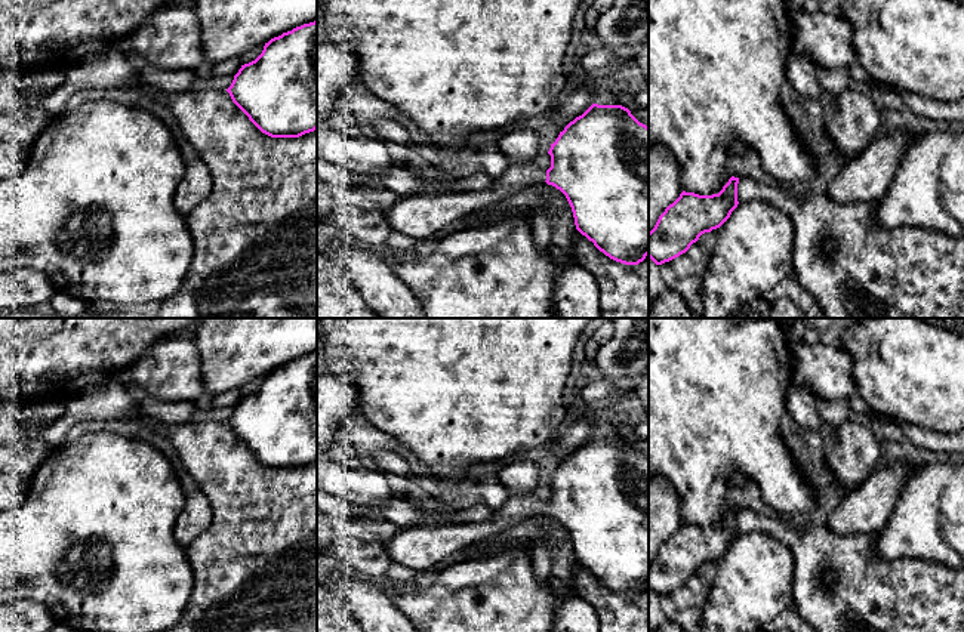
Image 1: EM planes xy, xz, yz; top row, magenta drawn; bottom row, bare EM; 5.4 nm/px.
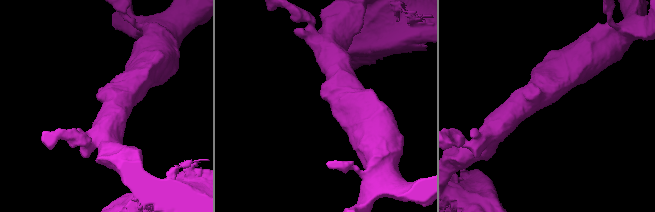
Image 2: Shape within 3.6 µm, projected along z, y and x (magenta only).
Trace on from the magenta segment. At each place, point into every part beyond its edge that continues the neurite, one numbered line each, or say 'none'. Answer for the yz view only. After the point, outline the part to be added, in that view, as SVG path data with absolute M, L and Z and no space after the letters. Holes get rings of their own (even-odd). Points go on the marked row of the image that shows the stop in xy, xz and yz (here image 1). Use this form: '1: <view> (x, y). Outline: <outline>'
none

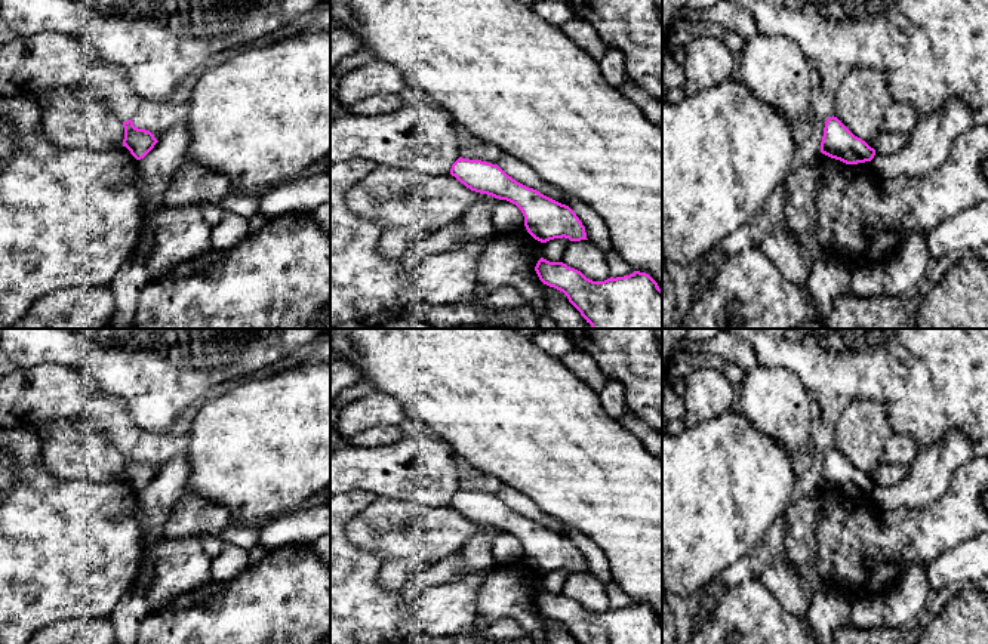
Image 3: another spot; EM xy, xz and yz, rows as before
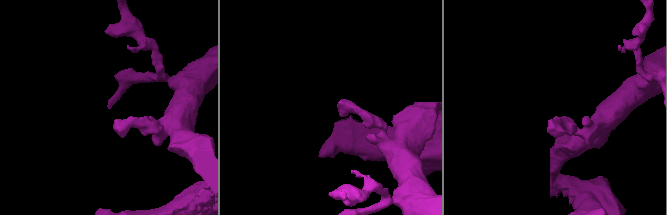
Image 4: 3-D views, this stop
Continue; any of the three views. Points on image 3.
none

